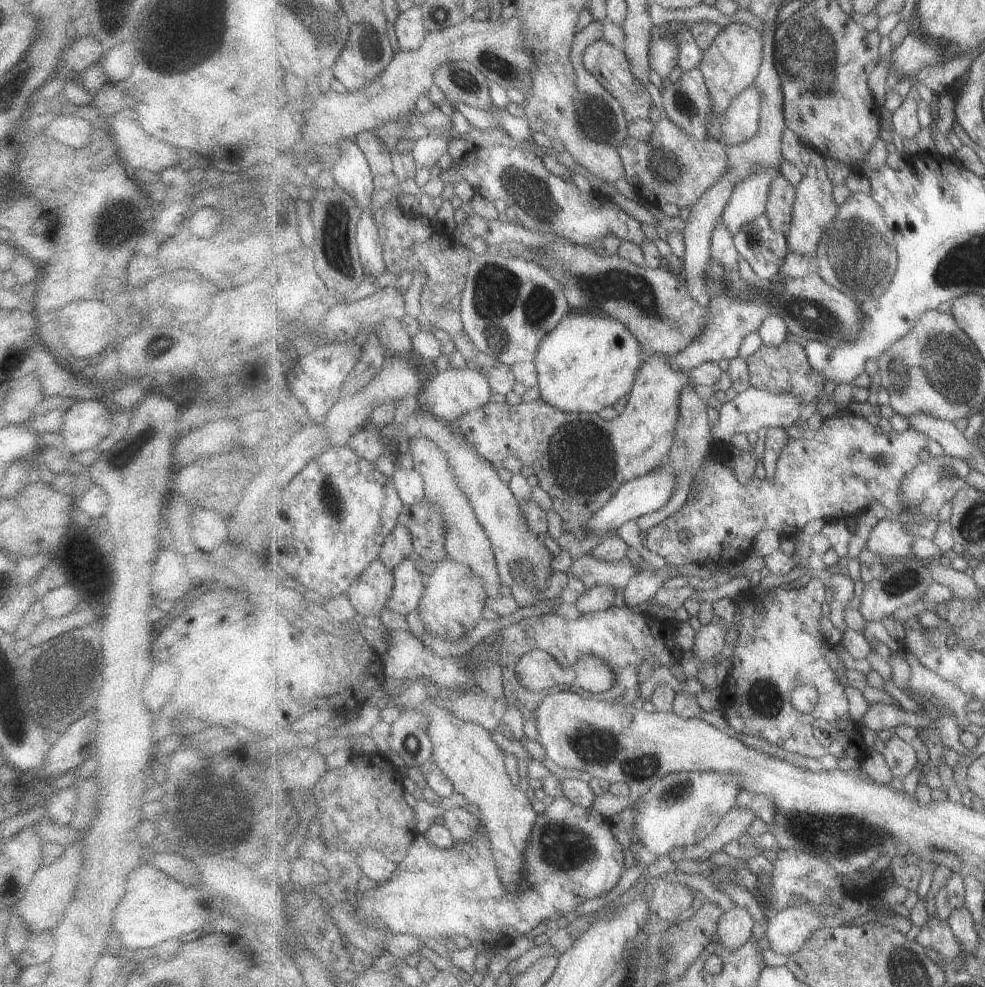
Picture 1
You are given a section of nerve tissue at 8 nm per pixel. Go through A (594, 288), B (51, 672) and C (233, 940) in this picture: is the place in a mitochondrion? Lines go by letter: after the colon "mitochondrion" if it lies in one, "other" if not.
A: mitochondrion
B: mitochondrion
C: other

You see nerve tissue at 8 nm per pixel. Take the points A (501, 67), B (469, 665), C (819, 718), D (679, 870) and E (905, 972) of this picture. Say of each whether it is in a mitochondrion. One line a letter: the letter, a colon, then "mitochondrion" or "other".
A: mitochondrion
B: other
C: other
D: other
E: mitochondrion

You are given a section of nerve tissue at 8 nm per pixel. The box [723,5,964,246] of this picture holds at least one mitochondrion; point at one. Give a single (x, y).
(809, 57)

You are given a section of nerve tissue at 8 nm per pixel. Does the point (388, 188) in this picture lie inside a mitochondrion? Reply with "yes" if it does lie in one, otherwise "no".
no

